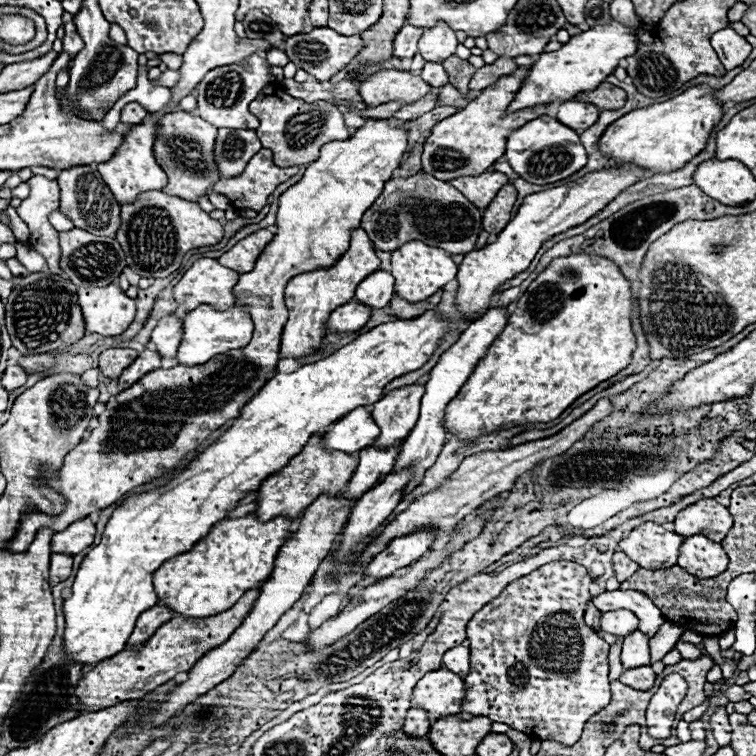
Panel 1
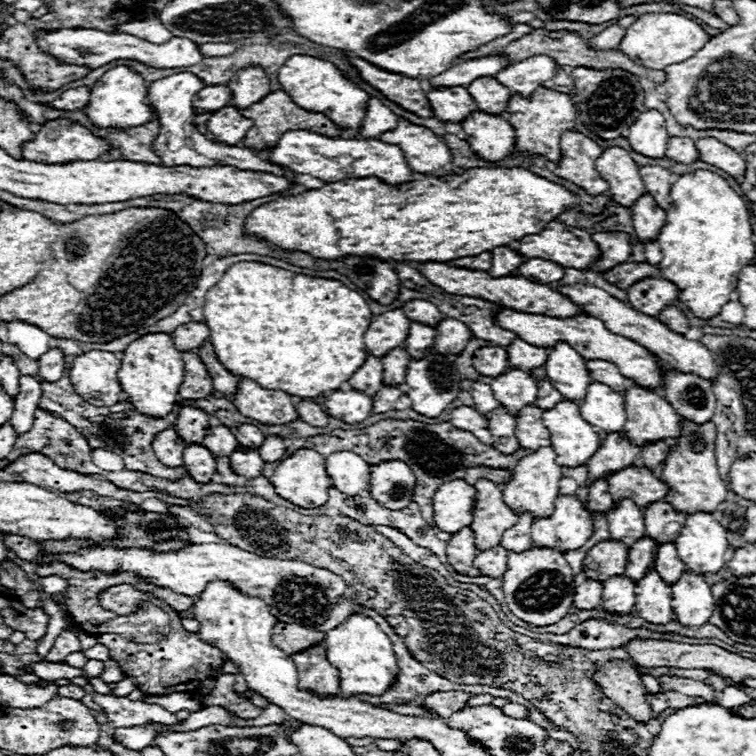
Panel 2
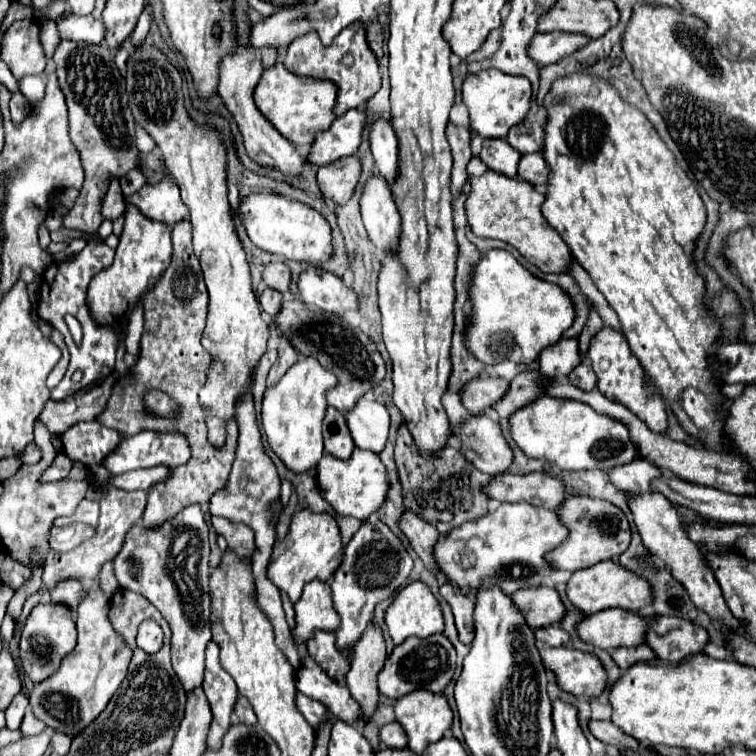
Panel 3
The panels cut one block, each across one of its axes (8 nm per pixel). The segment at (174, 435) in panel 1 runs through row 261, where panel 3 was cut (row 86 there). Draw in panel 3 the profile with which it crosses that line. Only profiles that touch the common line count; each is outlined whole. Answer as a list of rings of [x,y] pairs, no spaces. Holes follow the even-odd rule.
[[[282,62],[266,70],[254,90],[254,100],[260,112],[276,126],[276,130],[288,138],[294,146],[308,148],[314,142],[314,134],[328,130],[334,120],[334,102],[338,88],[326,80],[314,80],[308,76],[294,76]]]

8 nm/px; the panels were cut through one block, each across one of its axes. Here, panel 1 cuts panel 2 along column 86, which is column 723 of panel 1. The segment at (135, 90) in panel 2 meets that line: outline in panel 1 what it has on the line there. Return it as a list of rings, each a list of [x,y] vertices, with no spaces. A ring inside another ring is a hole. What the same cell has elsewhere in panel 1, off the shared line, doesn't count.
[[[698,84],[672,100],[638,108],[618,118],[608,126],[598,144],[602,152],[610,152],[610,160],[614,162],[638,164],[642,168],[650,168],[654,174],[670,172],[674,168],[682,168],[682,164],[706,148],[706,142],[722,116],[724,108],[716,98],[716,90],[708,84]]]

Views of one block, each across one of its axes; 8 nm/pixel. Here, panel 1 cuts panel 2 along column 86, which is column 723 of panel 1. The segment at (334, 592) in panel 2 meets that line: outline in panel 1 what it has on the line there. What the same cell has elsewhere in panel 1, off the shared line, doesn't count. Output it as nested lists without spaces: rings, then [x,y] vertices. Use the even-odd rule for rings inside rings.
[[[694,534],[680,546],[678,566],[696,578],[714,578],[726,570],[728,556],[718,542],[712,542],[702,534]]]

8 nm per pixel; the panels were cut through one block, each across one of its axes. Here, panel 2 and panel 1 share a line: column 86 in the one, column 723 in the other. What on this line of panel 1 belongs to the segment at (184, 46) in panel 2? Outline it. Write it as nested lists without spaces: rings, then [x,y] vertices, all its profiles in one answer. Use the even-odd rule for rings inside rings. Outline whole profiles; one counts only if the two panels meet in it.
[[[732,28],[718,30],[710,40],[712,40],[712,46],[718,52],[718,58],[726,70],[740,66],[752,50],[752,46],[746,42],[746,38],[736,34]]]

